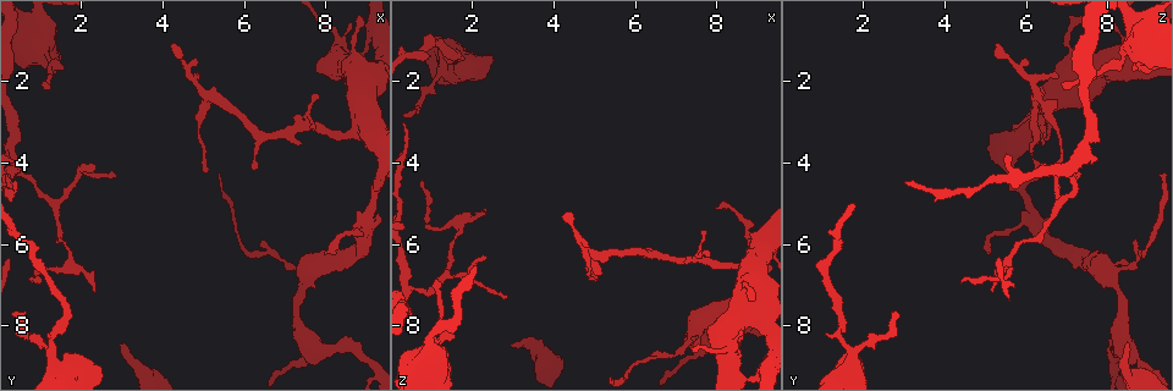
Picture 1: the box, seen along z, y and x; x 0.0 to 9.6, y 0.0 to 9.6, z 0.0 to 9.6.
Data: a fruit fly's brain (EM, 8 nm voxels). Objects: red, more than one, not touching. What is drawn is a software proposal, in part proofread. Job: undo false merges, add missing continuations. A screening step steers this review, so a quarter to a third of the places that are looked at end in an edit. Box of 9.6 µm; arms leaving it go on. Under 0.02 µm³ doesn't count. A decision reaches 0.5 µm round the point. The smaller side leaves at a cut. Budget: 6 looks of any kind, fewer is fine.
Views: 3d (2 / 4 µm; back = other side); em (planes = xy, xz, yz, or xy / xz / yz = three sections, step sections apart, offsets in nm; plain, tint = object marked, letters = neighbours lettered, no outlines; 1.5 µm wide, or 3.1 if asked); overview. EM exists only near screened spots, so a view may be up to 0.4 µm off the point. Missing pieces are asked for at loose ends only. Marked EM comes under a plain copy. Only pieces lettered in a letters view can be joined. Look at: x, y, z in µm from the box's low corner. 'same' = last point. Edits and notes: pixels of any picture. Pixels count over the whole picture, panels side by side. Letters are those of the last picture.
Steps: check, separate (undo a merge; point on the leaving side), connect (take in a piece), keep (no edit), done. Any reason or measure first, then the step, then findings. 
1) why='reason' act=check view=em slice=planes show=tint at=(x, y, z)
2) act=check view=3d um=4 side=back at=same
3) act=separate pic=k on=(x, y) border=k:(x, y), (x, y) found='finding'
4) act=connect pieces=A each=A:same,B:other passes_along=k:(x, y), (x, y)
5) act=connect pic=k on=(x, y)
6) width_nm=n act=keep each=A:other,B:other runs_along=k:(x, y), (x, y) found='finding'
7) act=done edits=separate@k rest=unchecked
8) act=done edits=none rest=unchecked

why='long arm stops here' act=check view=em slice=yz step=8 show=tint at=(3.00, 8.50, 8.50)

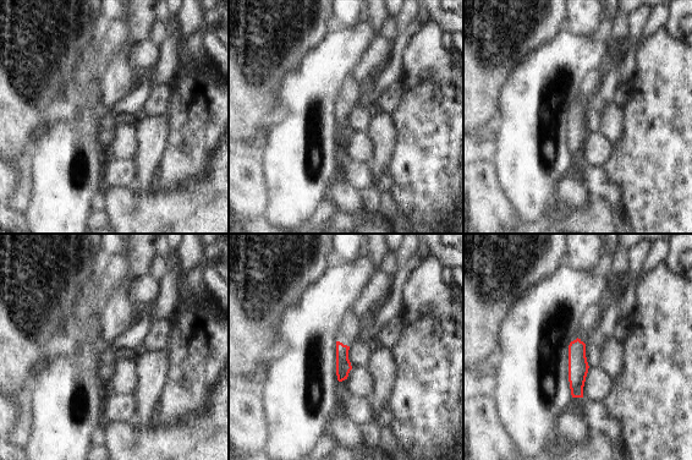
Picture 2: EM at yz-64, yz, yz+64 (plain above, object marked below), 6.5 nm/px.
why='cut it another way' act=check view=em slice=planes show=letters at=same

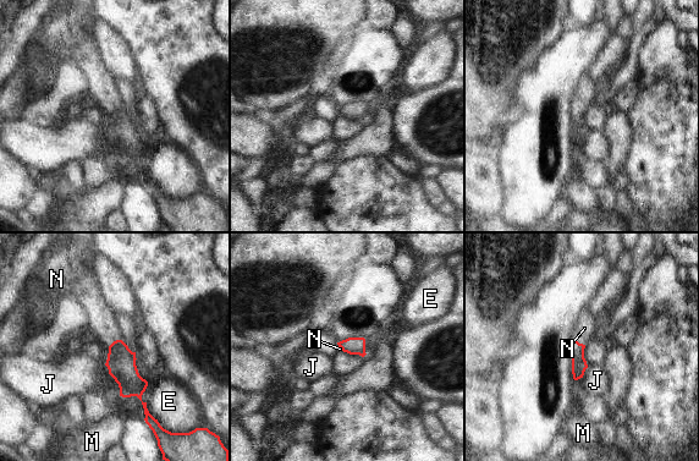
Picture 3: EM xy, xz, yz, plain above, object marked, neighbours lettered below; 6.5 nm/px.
width_nm=100 act=connect pieces=N each=E:other,J:other,M:other,N:same passes_along=3:(121, 361), (114, 341), (100, 319) found='it goes on there'

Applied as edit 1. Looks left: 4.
why='see it whole again' act=check view=overview

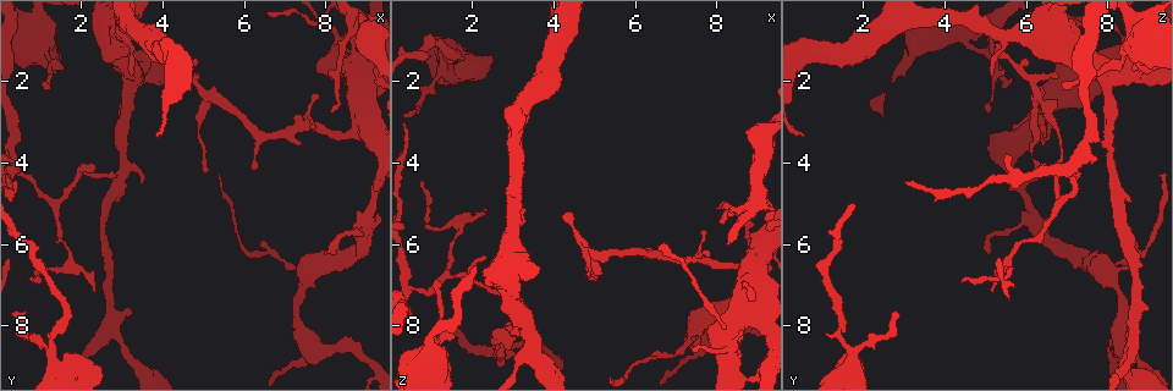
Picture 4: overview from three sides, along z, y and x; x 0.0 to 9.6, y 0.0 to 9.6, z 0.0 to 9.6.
why='branch stops here' act=check view=em slice=yz step=4 show=tint at=(5.10, 4.30, 6.70)

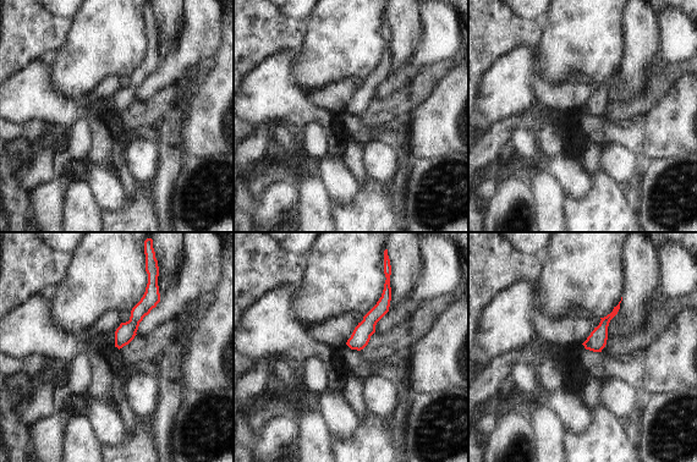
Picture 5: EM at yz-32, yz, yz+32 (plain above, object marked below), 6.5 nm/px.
act=check view=em slice=planes show=tint at=same

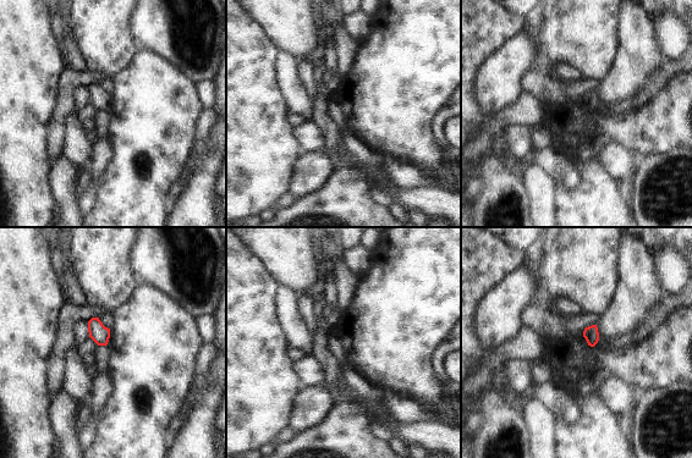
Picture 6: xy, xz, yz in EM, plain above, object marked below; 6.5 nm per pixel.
why='what lies round it' act=check view=em slice=planes show=letters at=same

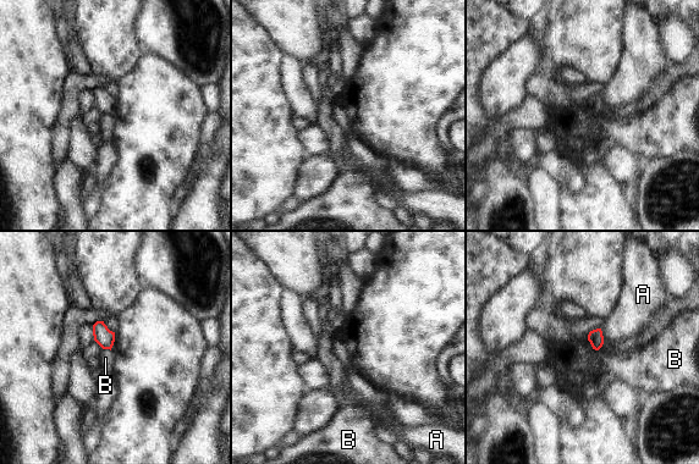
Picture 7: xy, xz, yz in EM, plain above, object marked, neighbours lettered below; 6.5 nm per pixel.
longest_contact=A:140nm act=keep each=A:other,B:other border=7:(103, 348), (110, 351) found='none of them fits'

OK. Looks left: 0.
act=done edits=connect@3 rest=unchecked

